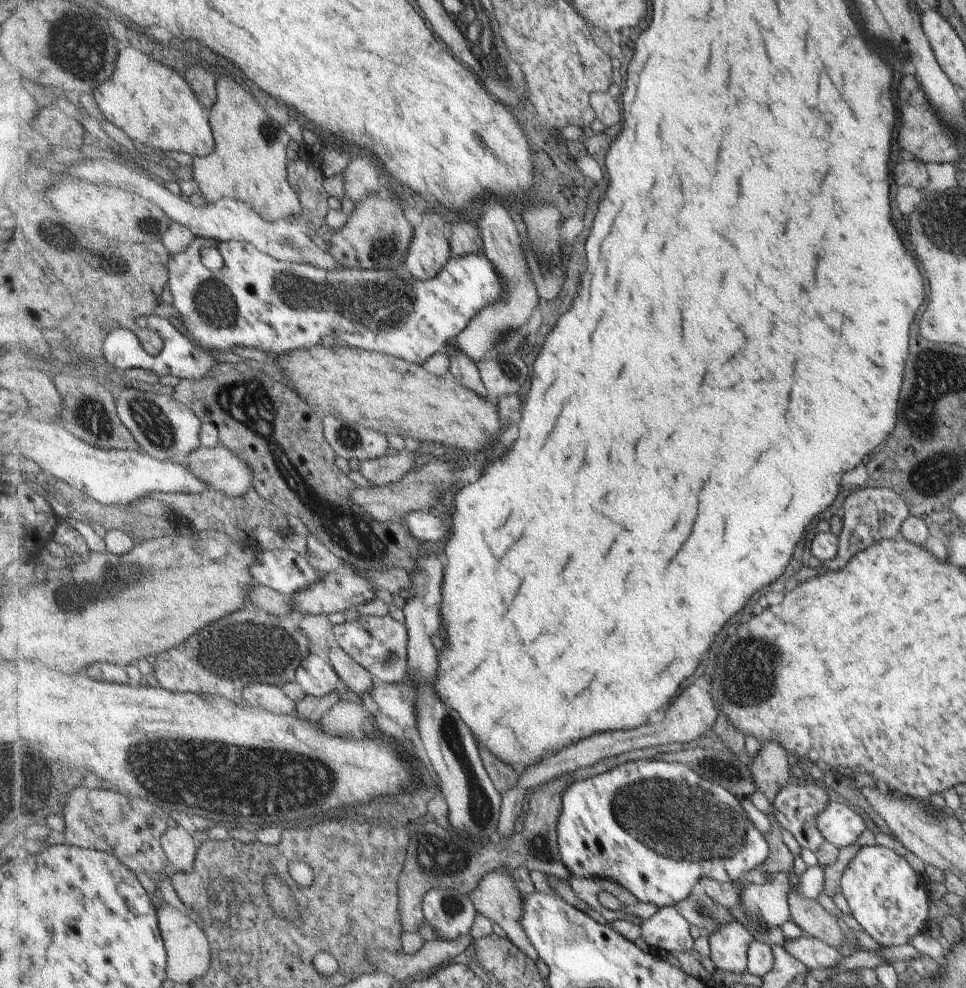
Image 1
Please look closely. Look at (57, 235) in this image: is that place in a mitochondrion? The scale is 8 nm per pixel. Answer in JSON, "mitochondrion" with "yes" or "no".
{"mitochondrion":"yes"}

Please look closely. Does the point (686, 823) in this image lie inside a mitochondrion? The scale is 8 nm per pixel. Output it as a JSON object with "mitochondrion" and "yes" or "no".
{"mitochondrion":"yes"}

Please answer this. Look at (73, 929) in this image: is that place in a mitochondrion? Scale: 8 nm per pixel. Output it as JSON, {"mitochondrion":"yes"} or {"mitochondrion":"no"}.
{"mitochondrion":"no"}

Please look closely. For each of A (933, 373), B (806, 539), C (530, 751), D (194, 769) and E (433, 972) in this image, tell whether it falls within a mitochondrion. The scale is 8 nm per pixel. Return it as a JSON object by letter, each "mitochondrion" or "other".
{"A":"mitochondrion","B":"other","C":"other","D":"mitochondrion","E":"other"}

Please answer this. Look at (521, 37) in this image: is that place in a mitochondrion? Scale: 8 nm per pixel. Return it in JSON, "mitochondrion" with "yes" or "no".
{"mitochondrion":"yes"}

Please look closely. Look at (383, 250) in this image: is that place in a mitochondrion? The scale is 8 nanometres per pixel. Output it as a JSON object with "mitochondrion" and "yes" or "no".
{"mitochondrion":"yes"}

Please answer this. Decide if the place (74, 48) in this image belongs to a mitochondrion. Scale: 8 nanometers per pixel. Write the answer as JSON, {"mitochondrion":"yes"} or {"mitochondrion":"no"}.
{"mitochondrion":"yes"}

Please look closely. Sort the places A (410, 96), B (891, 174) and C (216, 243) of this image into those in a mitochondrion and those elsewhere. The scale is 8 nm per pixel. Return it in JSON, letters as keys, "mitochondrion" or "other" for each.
{"A":"other","B":"other","C":"other"}

